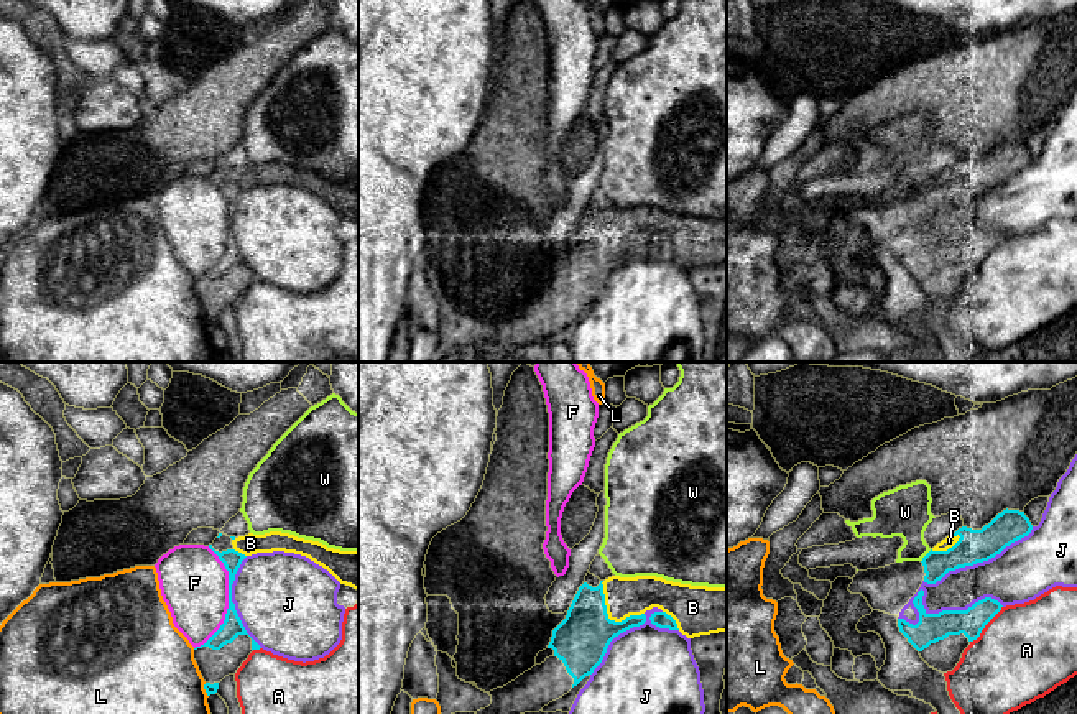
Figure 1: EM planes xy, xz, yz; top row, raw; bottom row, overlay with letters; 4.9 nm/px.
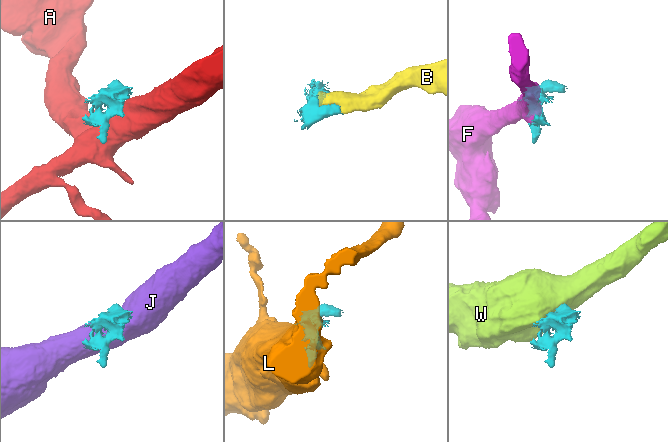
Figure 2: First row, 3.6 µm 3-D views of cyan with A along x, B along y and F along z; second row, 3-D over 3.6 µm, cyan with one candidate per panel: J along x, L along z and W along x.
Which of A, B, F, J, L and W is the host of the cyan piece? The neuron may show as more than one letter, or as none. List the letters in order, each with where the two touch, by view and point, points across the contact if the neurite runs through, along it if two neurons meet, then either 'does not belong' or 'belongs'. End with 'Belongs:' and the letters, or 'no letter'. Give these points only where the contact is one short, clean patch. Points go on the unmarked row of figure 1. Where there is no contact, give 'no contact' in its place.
A: contact yz (985, 255); does not belong
B: contact xz (607, 249); belongs
F: contact xy (229, 231); does not belong
J: contact yz (928, 245); does not belong
L: contact xy (204, 319); does not belong
W: contact yz (924, 188); does not belong
Belongs: B

